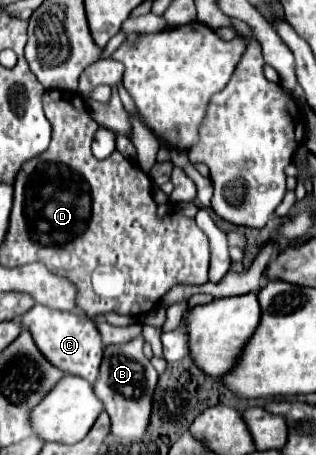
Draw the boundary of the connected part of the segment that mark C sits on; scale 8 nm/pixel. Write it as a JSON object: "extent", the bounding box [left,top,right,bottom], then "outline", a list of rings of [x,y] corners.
{"extent":[21,305,103,383],"outline":[[[35,305],[21,317],[21,325],[29,329],[37,349],[41,349],[43,357],[51,365],[55,365],[67,375],[77,375],[87,379],[89,383],[95,383],[99,375],[99,361],[103,357],[103,343],[93,319],[85,315],[75,315],[75,313],[55,311],[43,305]]]}

